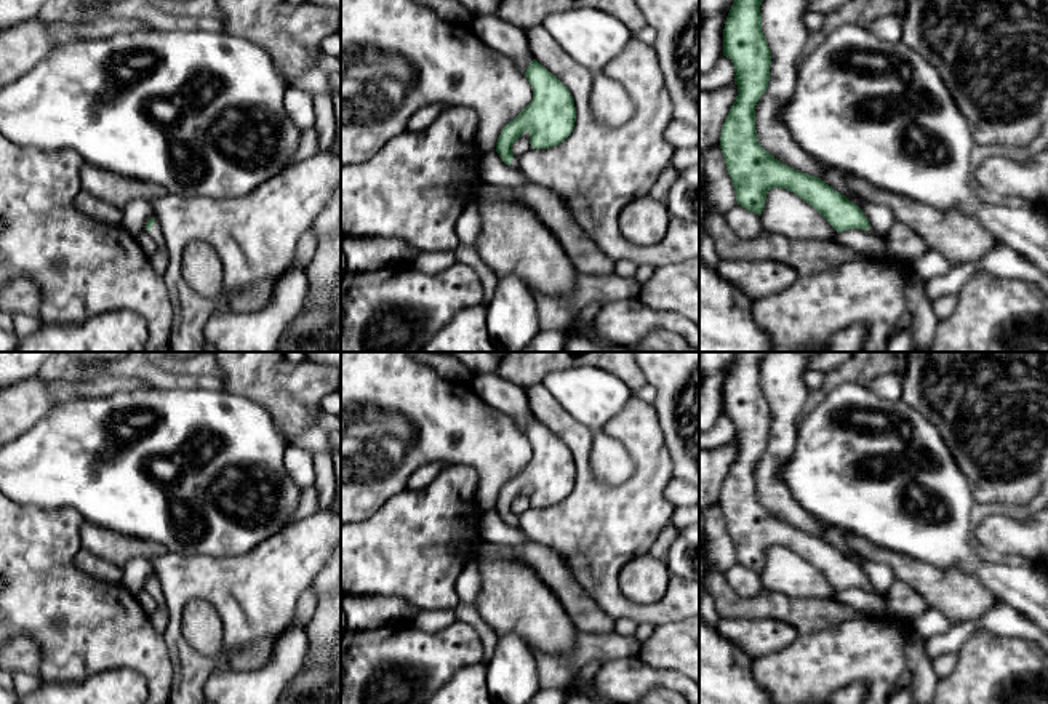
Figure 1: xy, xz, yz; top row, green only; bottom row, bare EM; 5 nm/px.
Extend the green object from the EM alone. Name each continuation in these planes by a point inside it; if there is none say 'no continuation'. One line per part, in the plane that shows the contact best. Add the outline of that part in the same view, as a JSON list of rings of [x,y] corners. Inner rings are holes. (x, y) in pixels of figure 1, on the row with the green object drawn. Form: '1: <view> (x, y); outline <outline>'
1: xy (156, 232); outline [[[157,219],[154,221],[154,226],[149,230],[149,234],[157,242],[158,246],[165,246],[165,238],[163,238],[163,234],[162,234],[162,227],[160,227]]]

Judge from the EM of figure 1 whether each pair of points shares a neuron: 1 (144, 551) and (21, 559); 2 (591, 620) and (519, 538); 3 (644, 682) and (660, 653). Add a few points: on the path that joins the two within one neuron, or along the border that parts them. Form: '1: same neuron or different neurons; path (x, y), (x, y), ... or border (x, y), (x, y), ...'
1: different neurons; border (84, 520), (80, 546)
2: different neurons; border (530, 541), (522, 544), (485, 543)
3: different neurons; border (637, 656), (658, 669), (674, 669), (682, 674)

